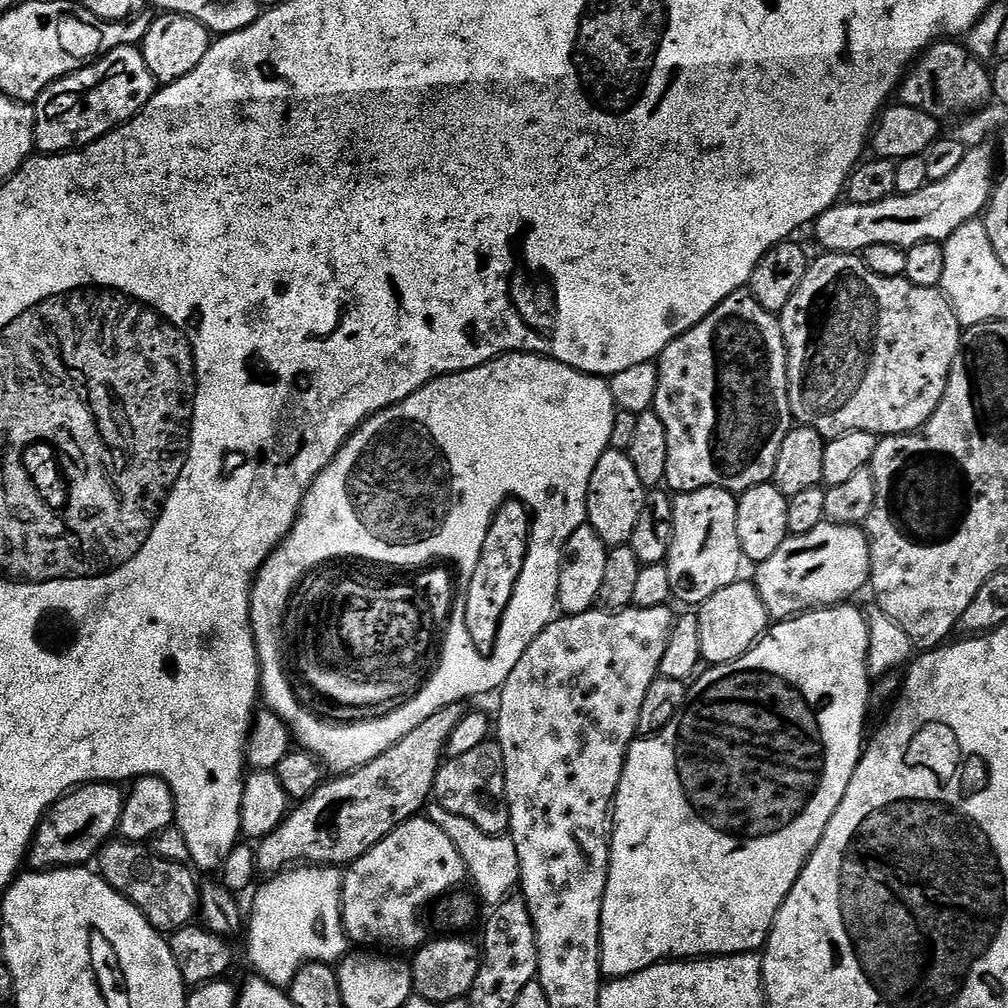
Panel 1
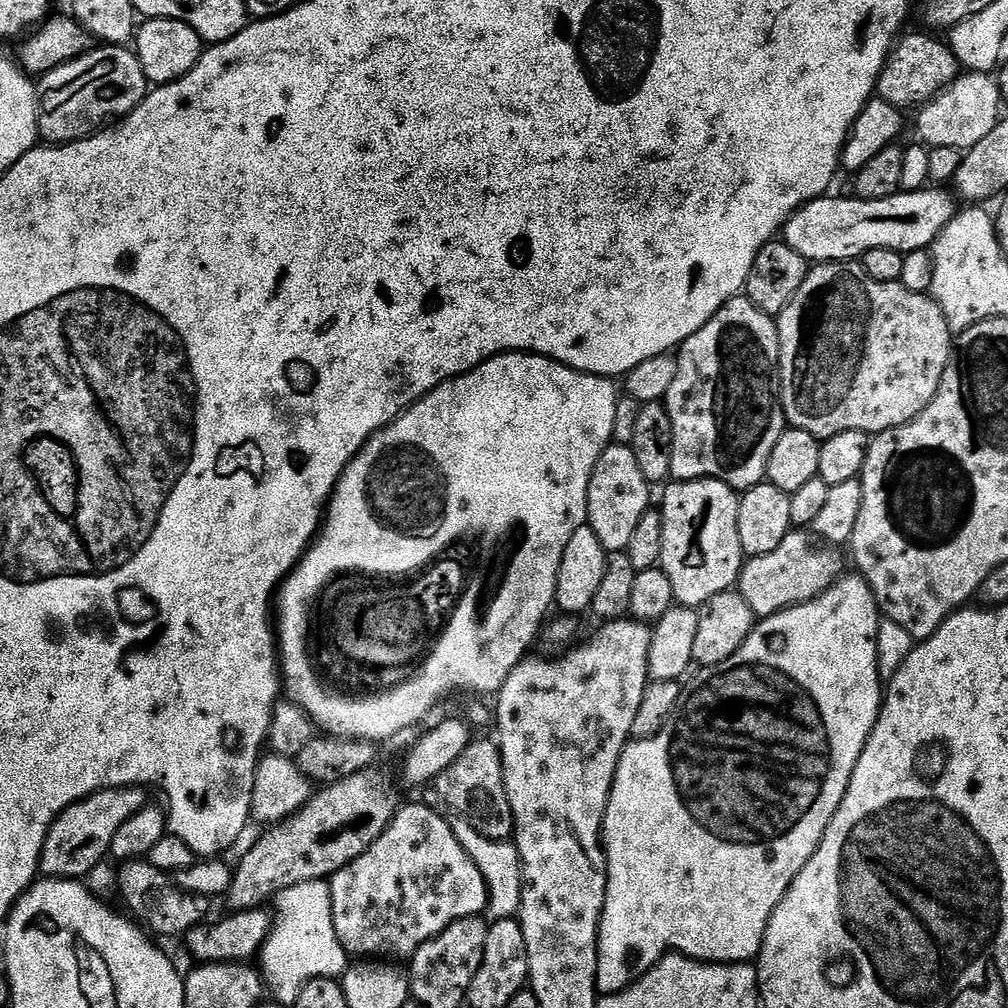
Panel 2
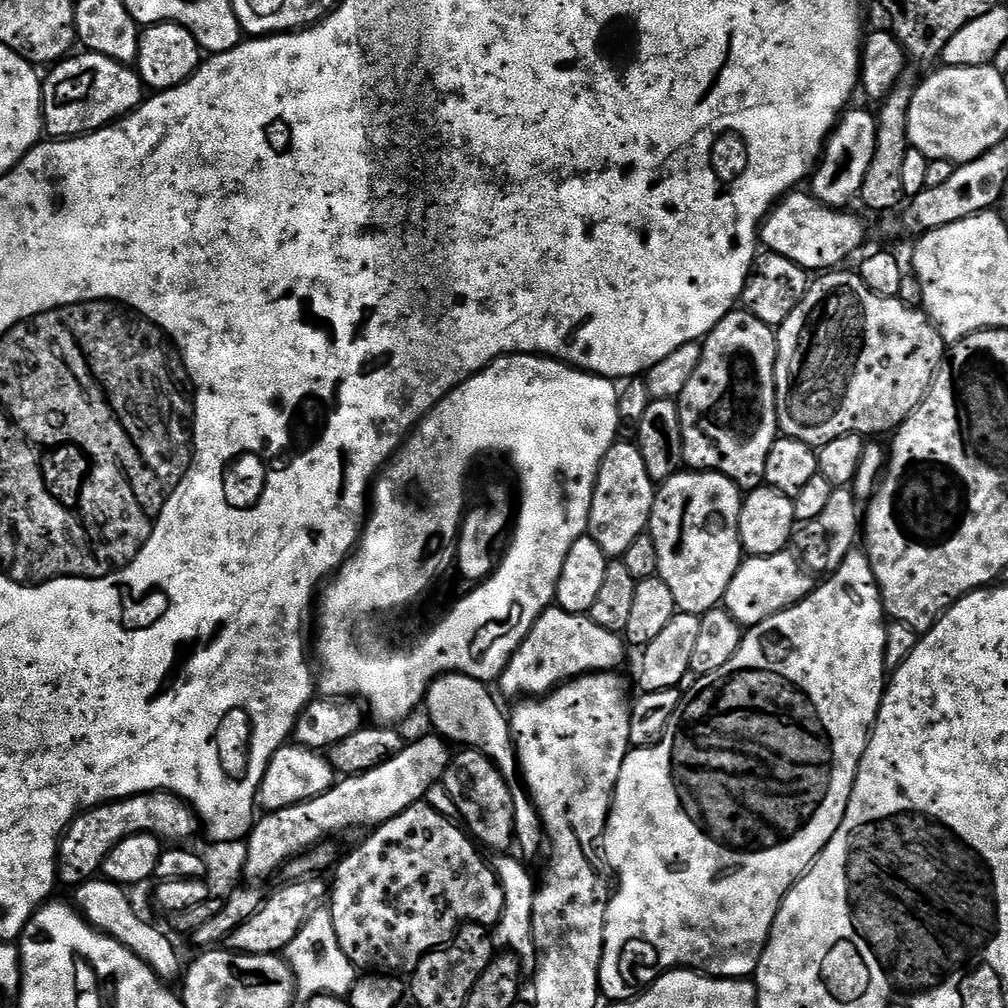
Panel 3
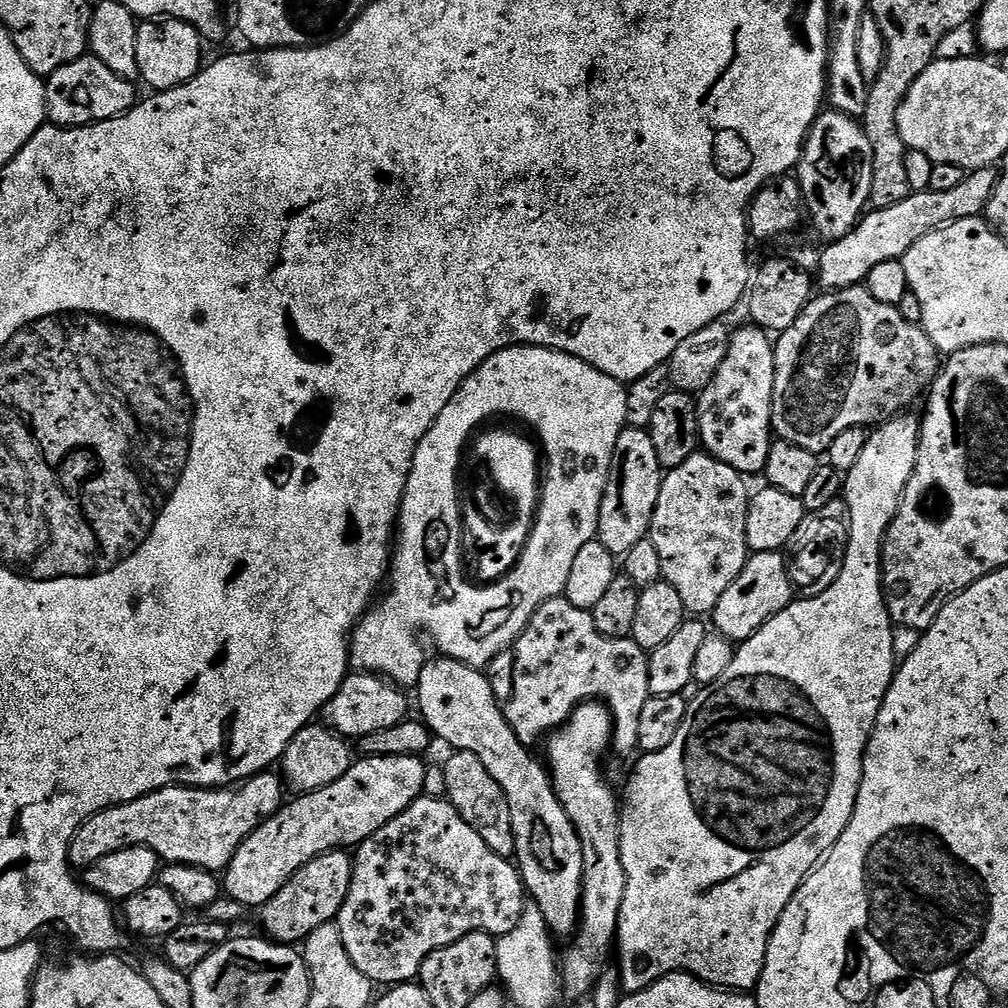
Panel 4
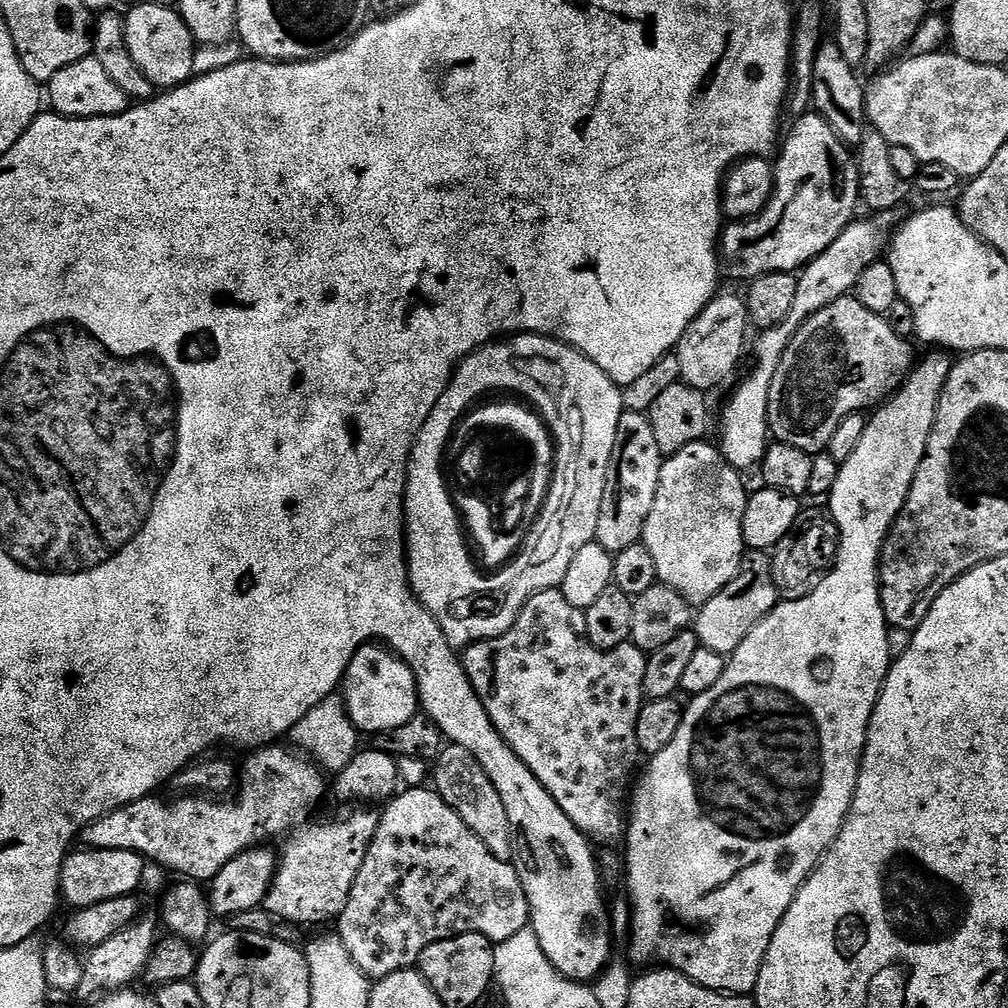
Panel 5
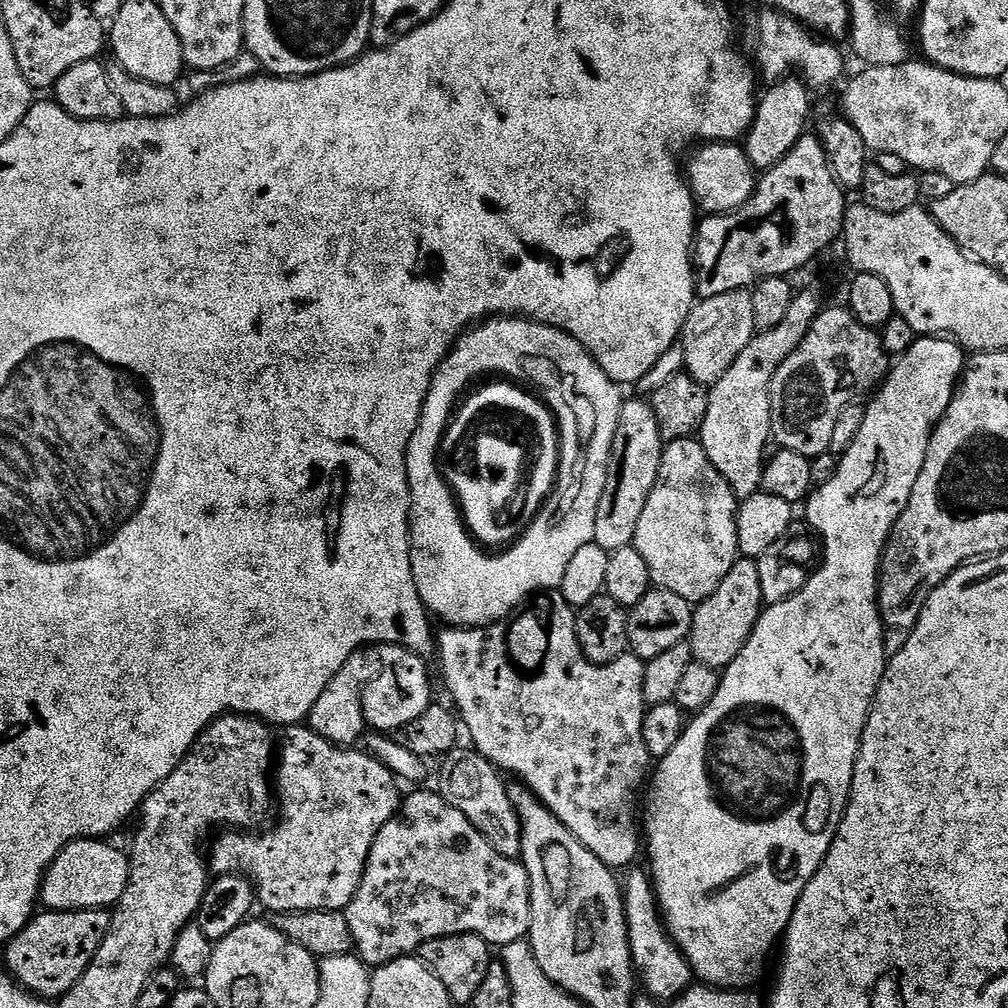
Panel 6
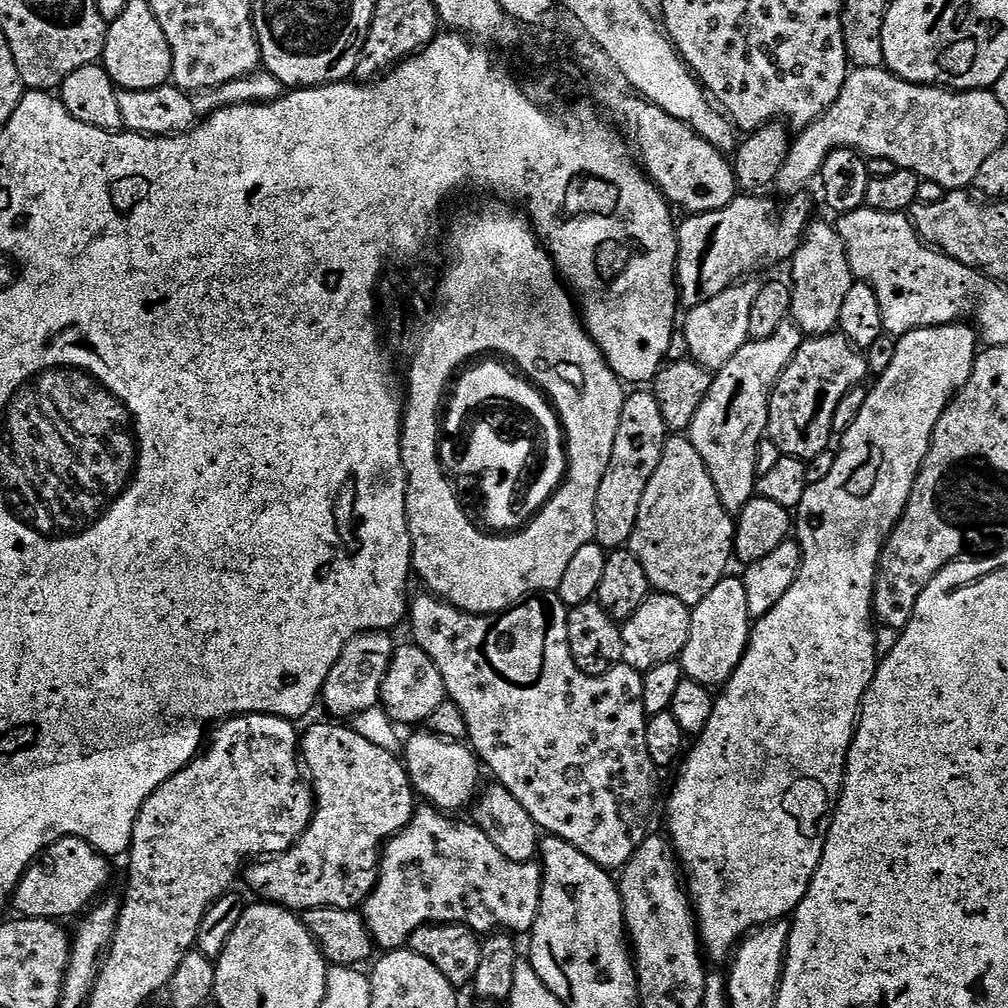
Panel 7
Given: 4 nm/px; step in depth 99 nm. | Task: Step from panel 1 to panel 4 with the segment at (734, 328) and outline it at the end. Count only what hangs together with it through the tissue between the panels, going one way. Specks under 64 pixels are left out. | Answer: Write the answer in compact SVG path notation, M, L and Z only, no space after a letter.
M755 326L740 328L733 331L728 338L722 362L716 373L712 375L707 386L700 389L695 397L696 431L699 443L707 455L730 466L735 472L751 478L752 475L763 473L770 446L774 443L772 430L772 383L776 373L776 354L769 333Z

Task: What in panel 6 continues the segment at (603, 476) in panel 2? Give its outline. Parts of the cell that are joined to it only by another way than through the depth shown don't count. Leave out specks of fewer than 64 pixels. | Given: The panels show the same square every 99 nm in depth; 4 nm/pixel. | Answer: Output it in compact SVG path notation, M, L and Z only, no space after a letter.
M625 399L620 405L618 430L612 443L612 460L608 463L606 490L598 506L598 522L594 526L595 544L608 553L629 547L635 541L638 518L646 510L646 502L656 485L666 442L660 437L658 418L651 403Z

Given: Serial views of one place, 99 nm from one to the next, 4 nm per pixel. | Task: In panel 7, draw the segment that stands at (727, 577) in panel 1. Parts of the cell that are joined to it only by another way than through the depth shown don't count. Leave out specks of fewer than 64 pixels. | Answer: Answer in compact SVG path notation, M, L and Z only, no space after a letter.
M669 435L658 462L658 470L654 470L646 486L634 534L626 545L627 551L636 556L638 562L642 562L648 583L656 592L665 592L695 606L702 602L702 598L706 598L706 594L710 594L710 590L714 590L714 586L718 586L720 580L729 575L728 563L733 563L735 546L736 521L733 513L722 506L722 498L718 498L714 478L710 478L710 470L706 462L702 462L702 454L698 454L687 435Z

